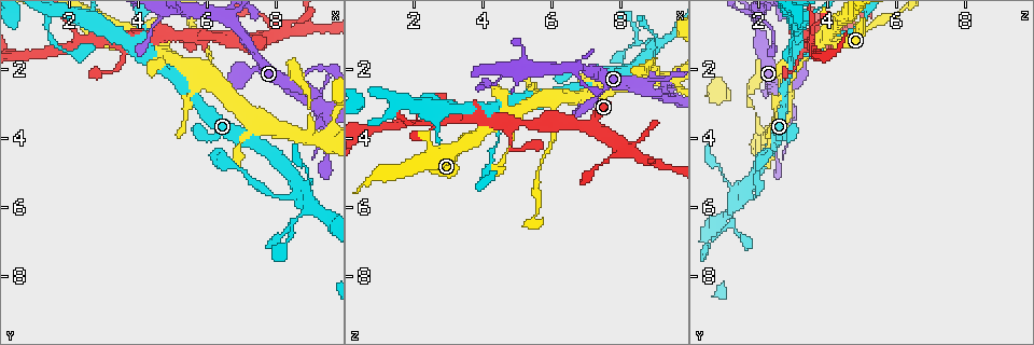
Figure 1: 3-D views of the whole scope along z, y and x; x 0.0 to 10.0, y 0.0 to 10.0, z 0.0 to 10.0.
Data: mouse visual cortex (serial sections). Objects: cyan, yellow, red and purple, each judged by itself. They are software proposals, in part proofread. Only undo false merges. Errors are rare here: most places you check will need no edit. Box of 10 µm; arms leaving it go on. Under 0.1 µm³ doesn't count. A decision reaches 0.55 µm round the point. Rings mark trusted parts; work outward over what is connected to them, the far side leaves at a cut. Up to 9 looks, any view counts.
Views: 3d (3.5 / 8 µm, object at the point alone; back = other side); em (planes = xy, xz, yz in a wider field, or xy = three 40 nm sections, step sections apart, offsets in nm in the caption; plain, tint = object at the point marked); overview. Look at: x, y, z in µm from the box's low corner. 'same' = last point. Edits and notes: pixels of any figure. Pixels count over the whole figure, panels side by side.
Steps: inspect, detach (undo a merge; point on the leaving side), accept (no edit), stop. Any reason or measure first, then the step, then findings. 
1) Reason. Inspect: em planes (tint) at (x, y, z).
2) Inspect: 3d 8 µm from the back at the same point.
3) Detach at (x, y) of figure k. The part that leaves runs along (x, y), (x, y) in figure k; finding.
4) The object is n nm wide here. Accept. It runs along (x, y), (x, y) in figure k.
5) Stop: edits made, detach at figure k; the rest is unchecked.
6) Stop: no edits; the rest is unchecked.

Two arms in line, one across. Inspect: 3d 8 µm at (2.80, 1.20, 3.50).

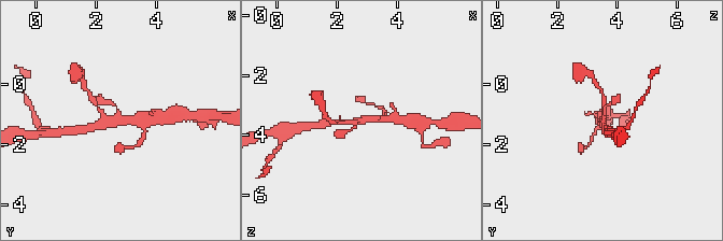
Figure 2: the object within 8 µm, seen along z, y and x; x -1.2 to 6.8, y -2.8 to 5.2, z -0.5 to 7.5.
Zoom in. Inspect: 3d 3.5 µm from the back at the same point.

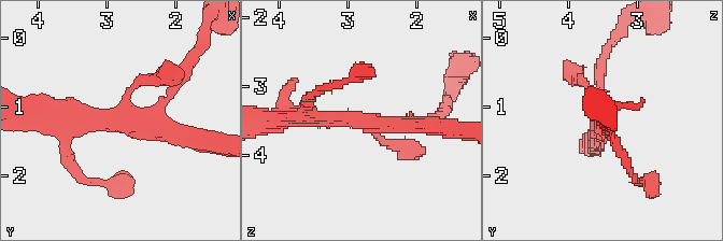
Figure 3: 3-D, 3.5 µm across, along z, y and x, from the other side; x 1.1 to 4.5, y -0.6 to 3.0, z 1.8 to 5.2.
Need the tissue. Inspect: em xy step 3 (tint) at (2.80, 1.20, 3.50).

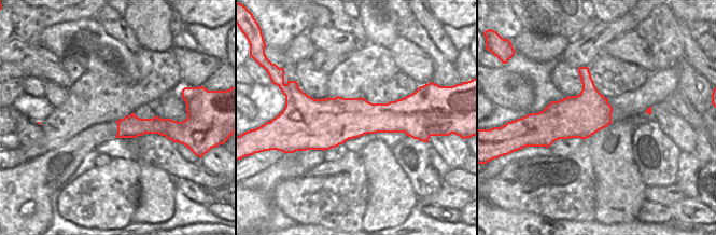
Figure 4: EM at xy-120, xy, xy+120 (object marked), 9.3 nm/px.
Accept. It runs along (50, 112), (166, 125), (193, 138) in figure 3; all the same cell.

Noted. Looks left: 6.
Inspect: 3d 3.5 µm at (8.60, 5.55, 1.70).

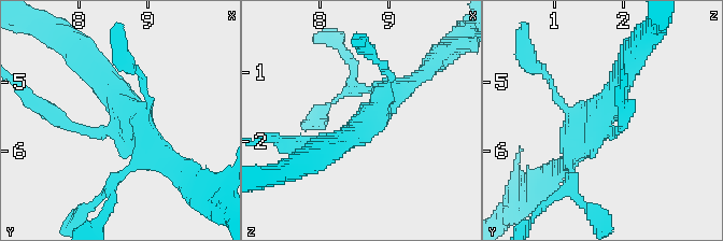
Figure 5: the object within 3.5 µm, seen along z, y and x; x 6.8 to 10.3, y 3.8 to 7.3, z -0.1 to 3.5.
Inspect: em xy step 2 (plain) at (8.65, 5.55, 1.65).

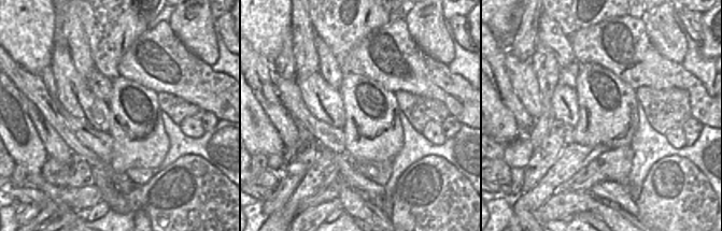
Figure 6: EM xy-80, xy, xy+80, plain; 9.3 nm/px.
Inspect: em xy step 2 (tint) at the same point.

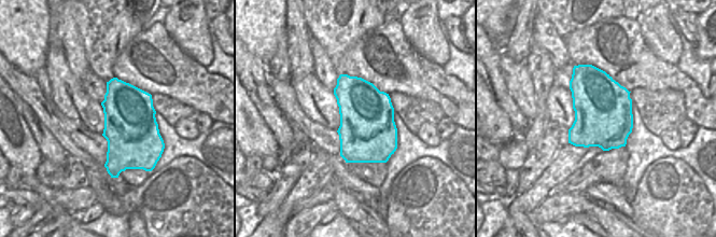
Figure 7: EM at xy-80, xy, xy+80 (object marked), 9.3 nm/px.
Accept. It runs along (91, 64), (168, 162) in figure 5; one cell here.

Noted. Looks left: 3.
A narrow waist. Inspect: 3d 3.5 µm at (9.15, 2.00, 2.35).

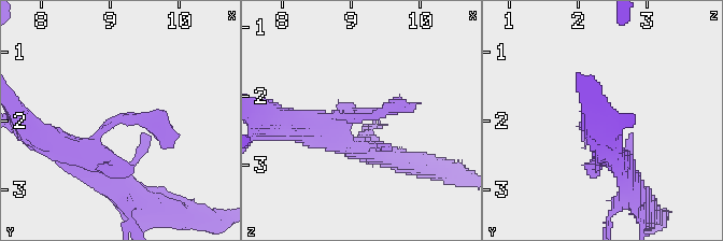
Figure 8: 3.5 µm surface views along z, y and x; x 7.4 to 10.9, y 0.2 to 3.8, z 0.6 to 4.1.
The arms are 200, 400 nm wide; need the tissue. Inspect: em xy step 2 (tint) at (9.15, 2.00, 2.30).

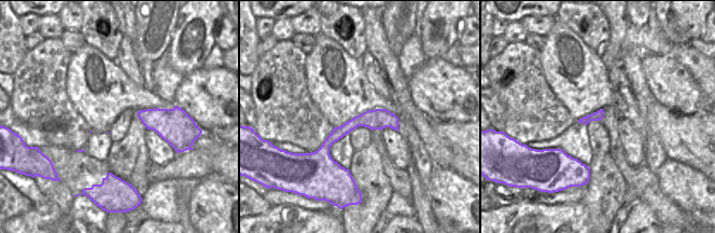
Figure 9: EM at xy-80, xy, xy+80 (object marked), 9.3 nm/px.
The object is 200 nm wide here. Accept. It runs along (308, 122), (407, 103) in figure 8; all the same cell.

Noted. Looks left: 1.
Stop: no edits; the rest is unchecked.

